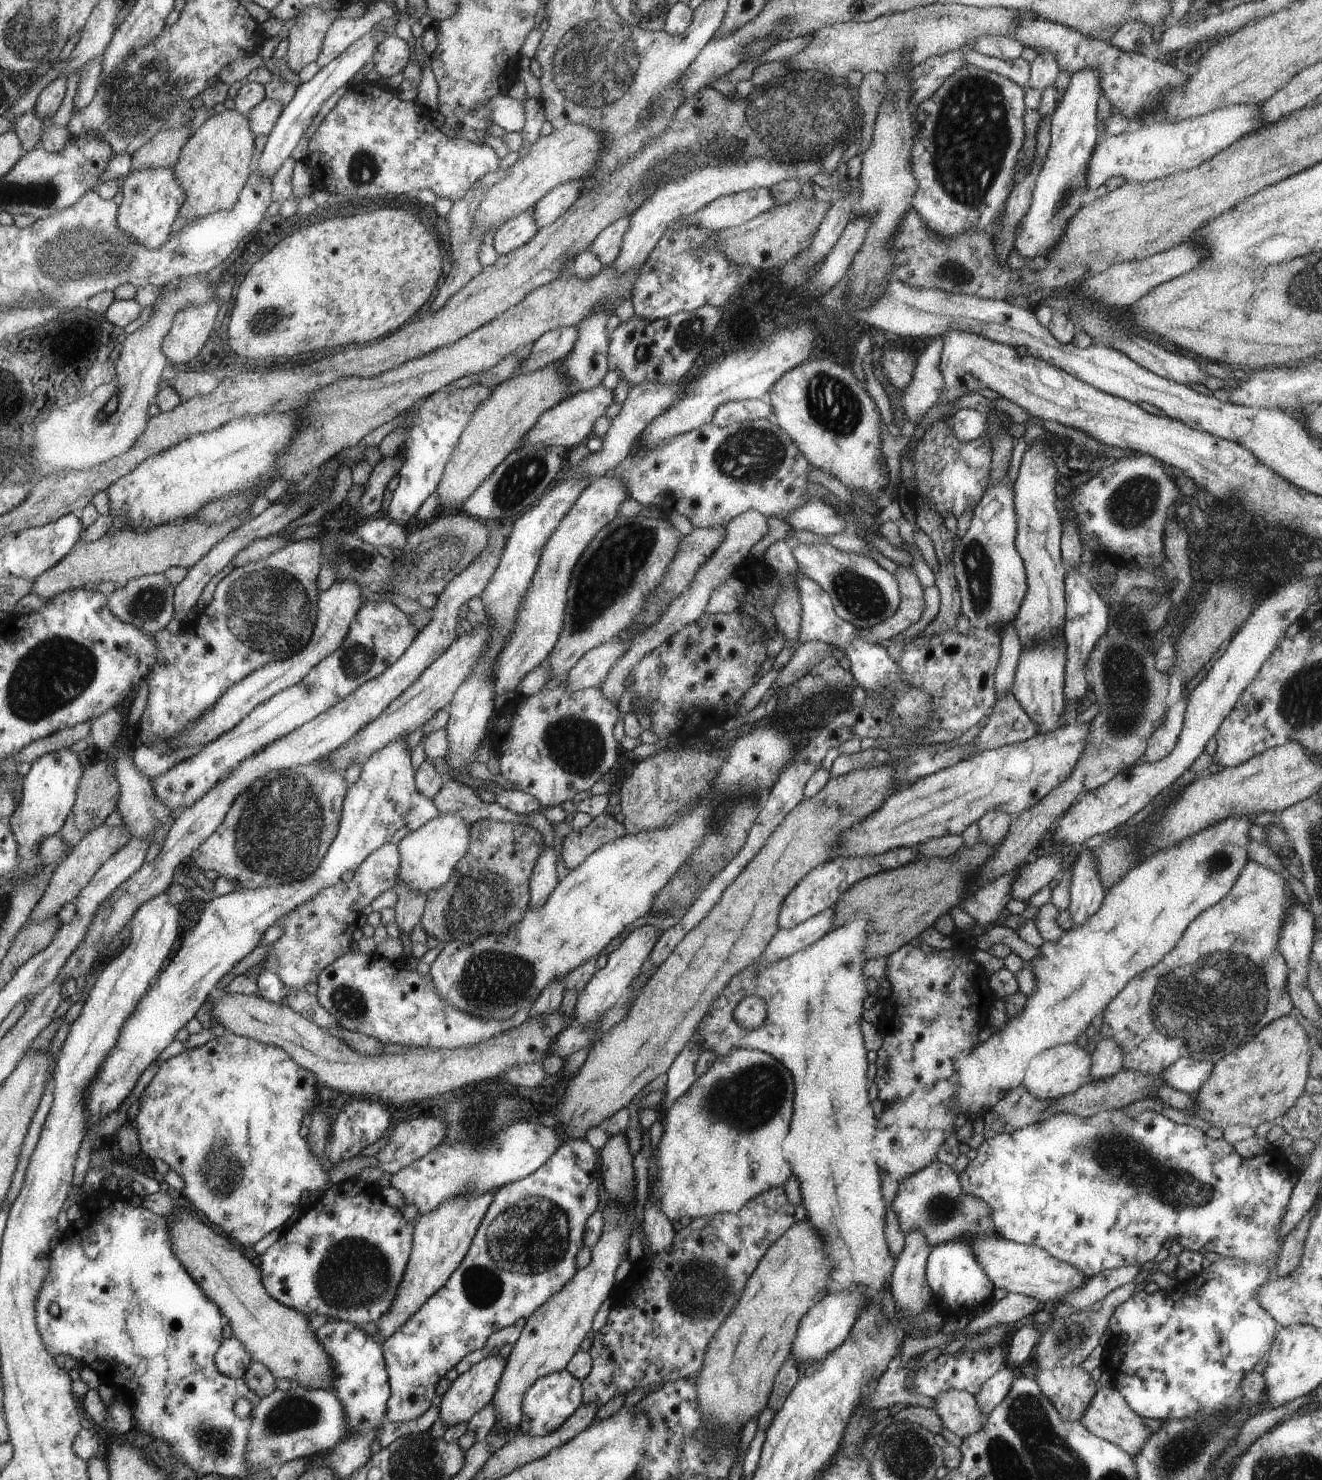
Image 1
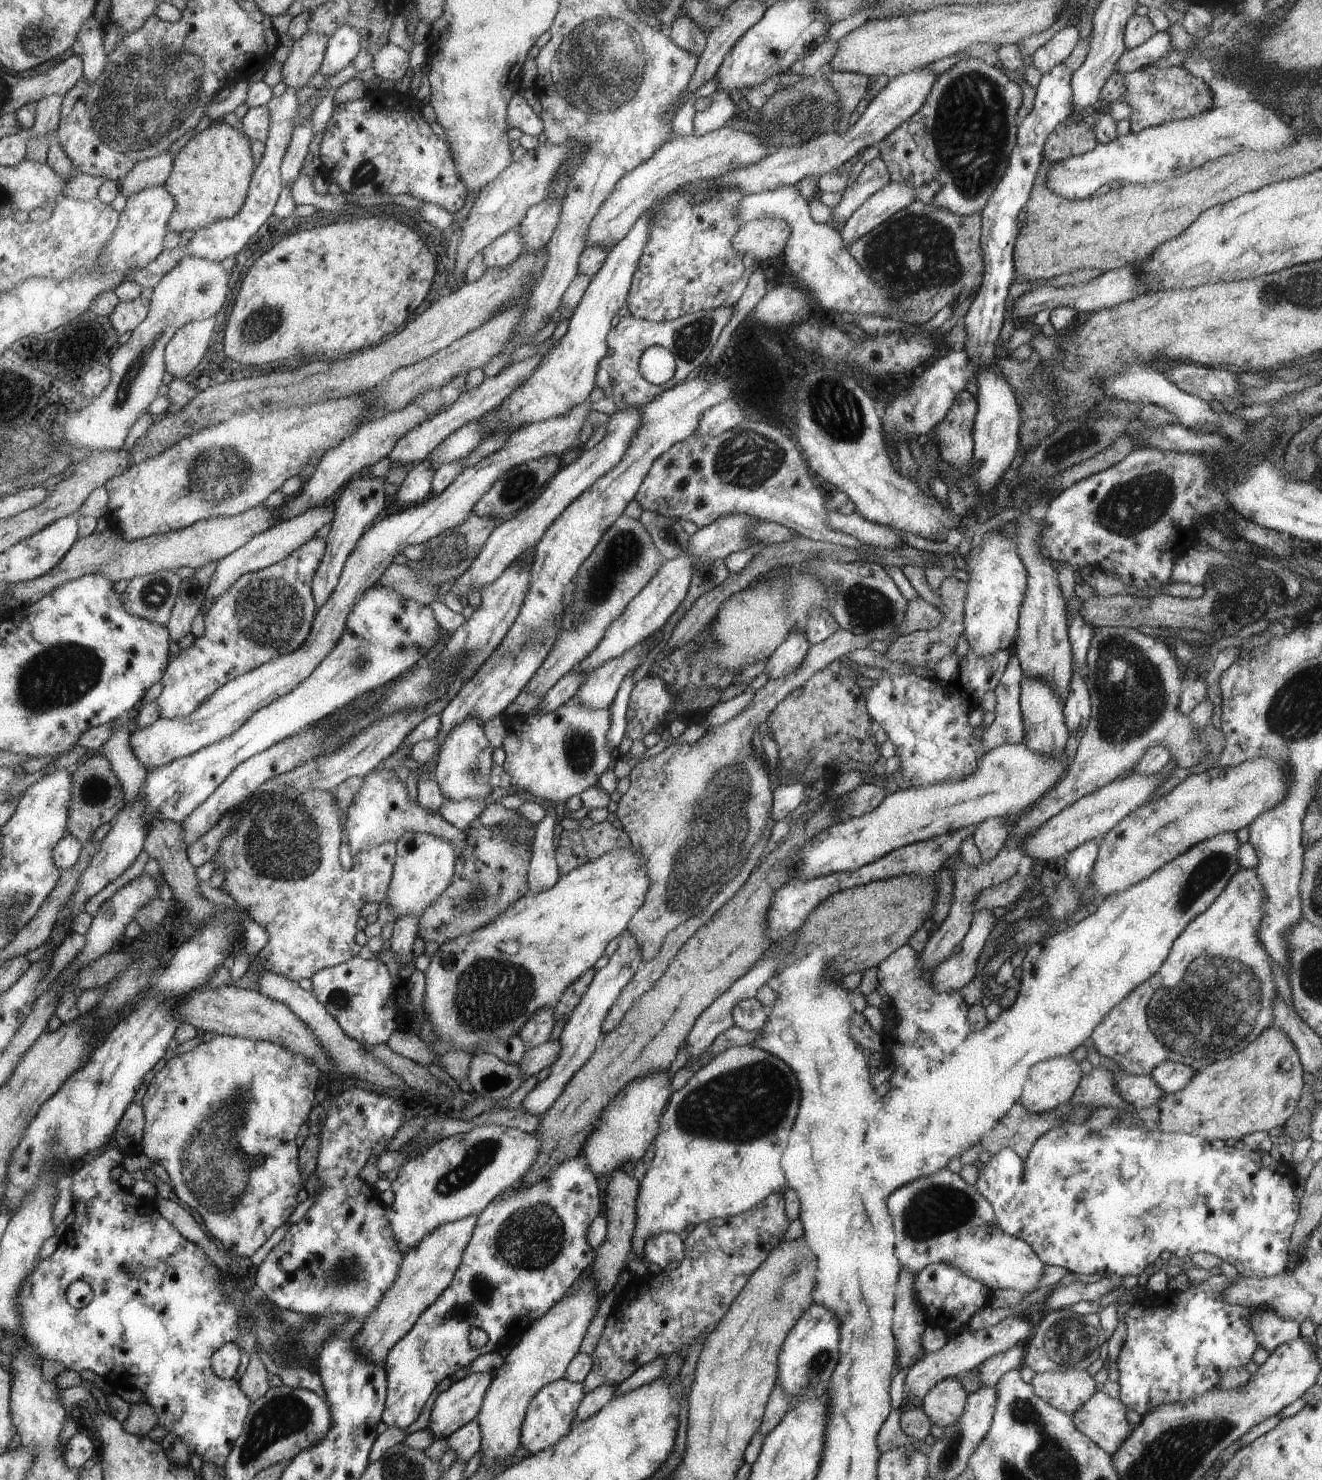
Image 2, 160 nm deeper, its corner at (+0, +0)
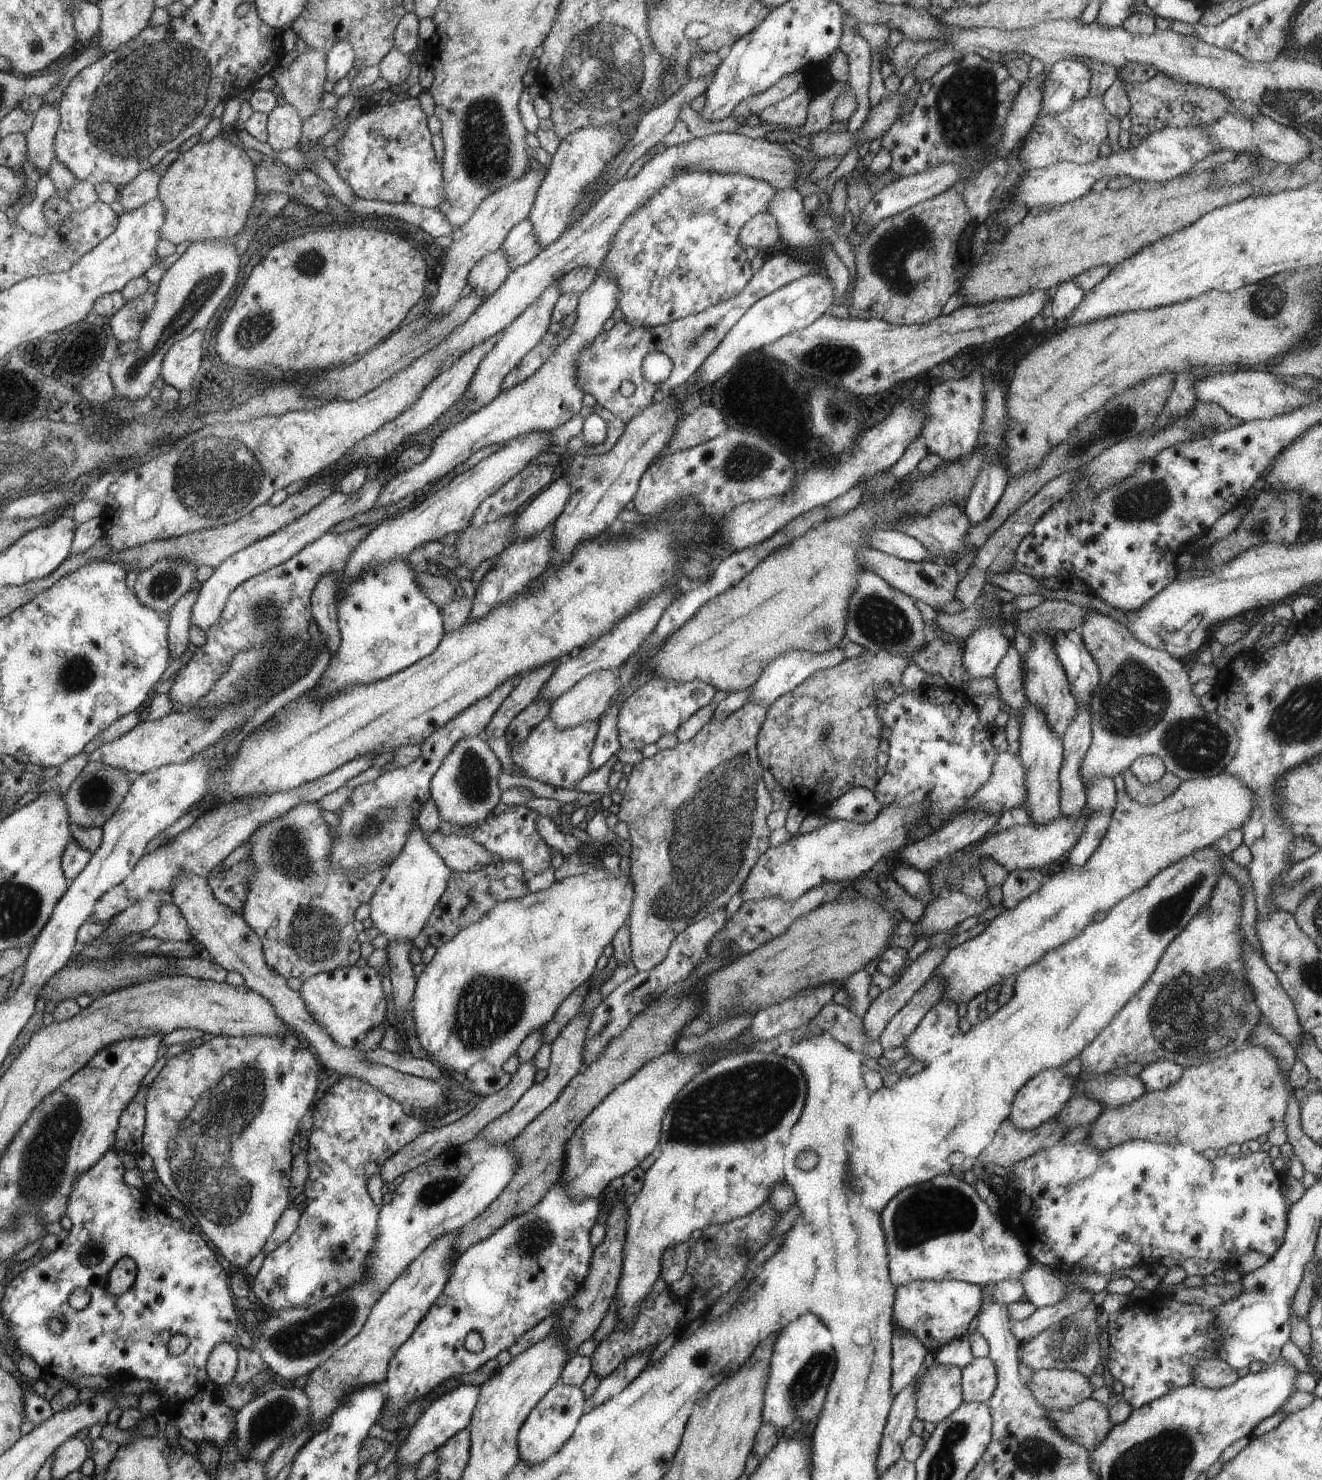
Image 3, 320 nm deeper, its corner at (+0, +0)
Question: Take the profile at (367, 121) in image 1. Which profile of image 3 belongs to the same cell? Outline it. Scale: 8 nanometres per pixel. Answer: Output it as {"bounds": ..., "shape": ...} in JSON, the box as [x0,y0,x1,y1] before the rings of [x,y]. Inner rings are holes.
{"bounds":[333,98,446,208],"shape":[[[406,98],[402,102],[380,106],[374,104],[368,112],[351,119],[343,137],[333,144],[338,151],[334,164],[338,174],[348,183],[356,197],[386,203],[416,204],[425,208],[438,208],[446,200],[444,168],[432,150],[432,134],[426,126],[426,114],[417,98]]]}

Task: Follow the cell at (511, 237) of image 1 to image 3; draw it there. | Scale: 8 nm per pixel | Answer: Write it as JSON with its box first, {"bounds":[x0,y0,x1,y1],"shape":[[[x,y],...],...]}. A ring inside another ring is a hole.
{"bounds":[469,248,512,297],"shape":[[[500,248],[494,253],[486,254],[486,257],[483,257],[473,267],[469,274],[469,285],[476,292],[482,292],[484,296],[488,297],[502,287],[510,272],[512,272],[510,262],[508,262],[504,250]]]}

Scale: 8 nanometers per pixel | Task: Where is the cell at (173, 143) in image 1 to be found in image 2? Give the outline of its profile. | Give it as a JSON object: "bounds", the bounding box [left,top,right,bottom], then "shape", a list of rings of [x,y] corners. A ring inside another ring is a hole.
{"bounds":[119,150,174,196],"shape":[[[166,150],[166,154],[158,154],[142,160],[126,174],[119,183],[120,192],[126,196],[137,194],[147,185],[164,185],[173,171],[174,154]]]}

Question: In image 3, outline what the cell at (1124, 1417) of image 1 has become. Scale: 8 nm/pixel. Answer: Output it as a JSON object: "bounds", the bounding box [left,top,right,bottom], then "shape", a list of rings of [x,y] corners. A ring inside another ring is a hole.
{"bounds":[1046,1398,1114,1451],"shape":[[[1088,1398],[1070,1410],[1048,1409],[1046,1416],[1064,1438],[1092,1451],[1104,1442],[1108,1432],[1114,1428],[1109,1412],[1107,1404]]]}

